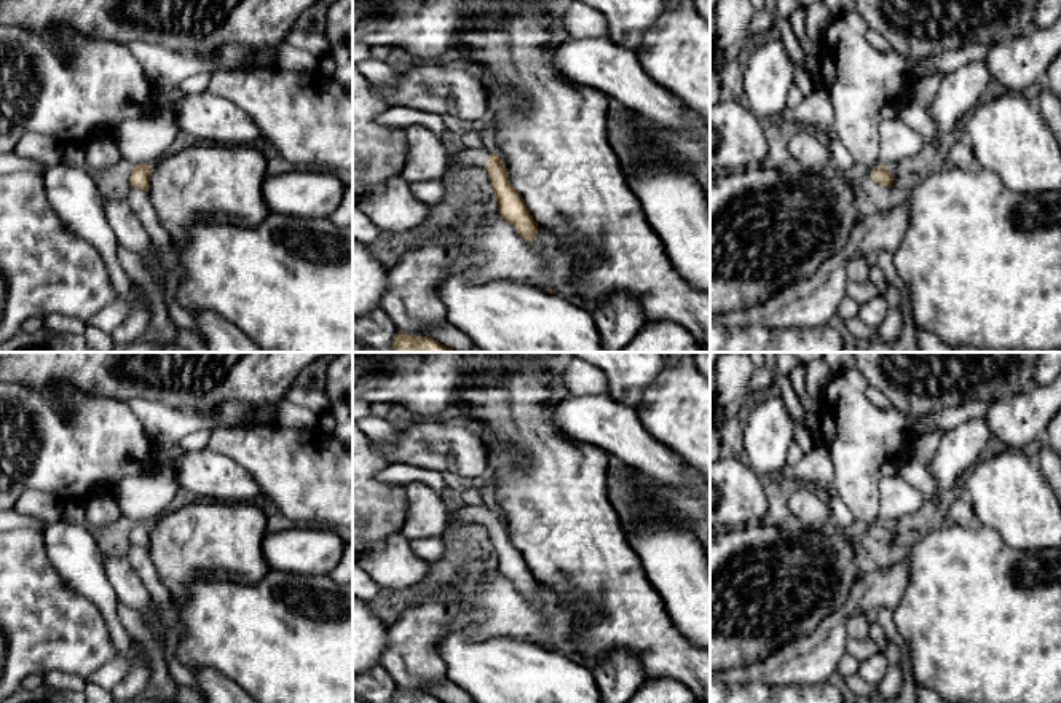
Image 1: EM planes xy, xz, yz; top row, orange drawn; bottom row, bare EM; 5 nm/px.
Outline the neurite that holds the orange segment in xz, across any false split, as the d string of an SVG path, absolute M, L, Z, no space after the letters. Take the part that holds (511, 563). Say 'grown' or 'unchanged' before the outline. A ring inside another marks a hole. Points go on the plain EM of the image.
grown; M483 502L463 504L452 510L452 524L483 524L488 529L501 574L514 582L523 596L536 595L538 580L520 550L512 544L506 521L498 510Z

